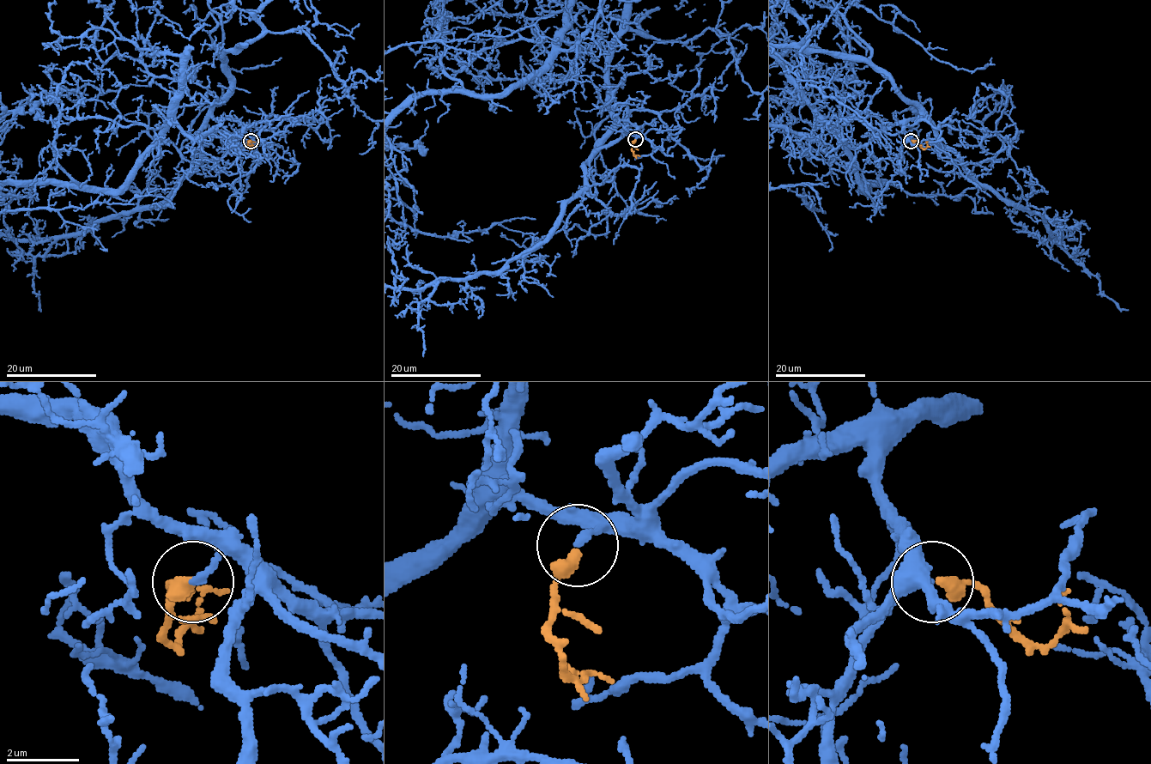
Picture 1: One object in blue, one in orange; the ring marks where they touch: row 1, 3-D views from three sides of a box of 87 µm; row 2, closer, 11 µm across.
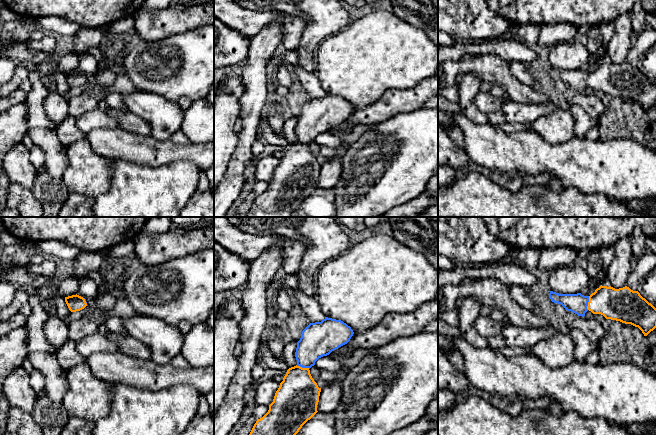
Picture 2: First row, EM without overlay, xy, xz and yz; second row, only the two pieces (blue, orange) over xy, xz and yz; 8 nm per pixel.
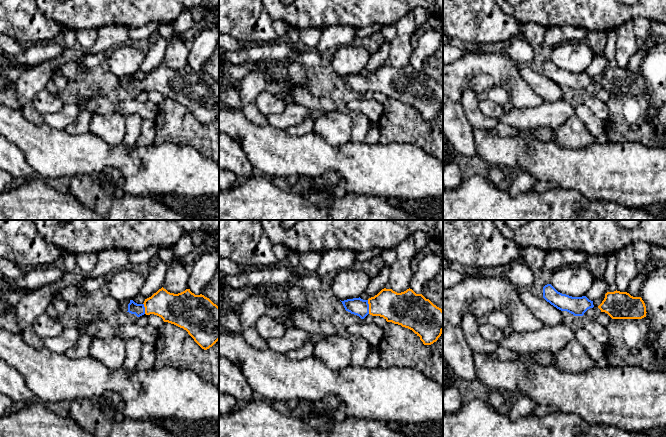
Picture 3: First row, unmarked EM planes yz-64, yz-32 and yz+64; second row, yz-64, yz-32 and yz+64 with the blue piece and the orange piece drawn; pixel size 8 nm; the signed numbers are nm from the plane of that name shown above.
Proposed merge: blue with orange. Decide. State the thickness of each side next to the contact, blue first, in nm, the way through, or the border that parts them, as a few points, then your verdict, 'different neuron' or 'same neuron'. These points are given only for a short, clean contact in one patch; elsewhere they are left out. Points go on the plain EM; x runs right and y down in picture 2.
160 nm thick on the blue side, 260 nm on the other; runs through yz (577, 79), (587, 79), (616, 80); same neuron

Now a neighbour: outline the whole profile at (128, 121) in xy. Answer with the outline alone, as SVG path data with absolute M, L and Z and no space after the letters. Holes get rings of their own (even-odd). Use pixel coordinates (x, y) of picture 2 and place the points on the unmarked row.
M110 107L105 112L114 117L122 129L141 136L151 135L150 125L134 113L130 111L123 112Z

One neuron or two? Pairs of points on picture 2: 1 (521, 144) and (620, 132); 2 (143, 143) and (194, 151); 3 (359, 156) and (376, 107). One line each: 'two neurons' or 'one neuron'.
1: two neurons
2: one neuron
3: two neurons

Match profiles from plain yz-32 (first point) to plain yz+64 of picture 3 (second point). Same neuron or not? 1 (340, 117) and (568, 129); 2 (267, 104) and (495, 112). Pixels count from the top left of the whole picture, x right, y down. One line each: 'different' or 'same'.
1: same
2: same

